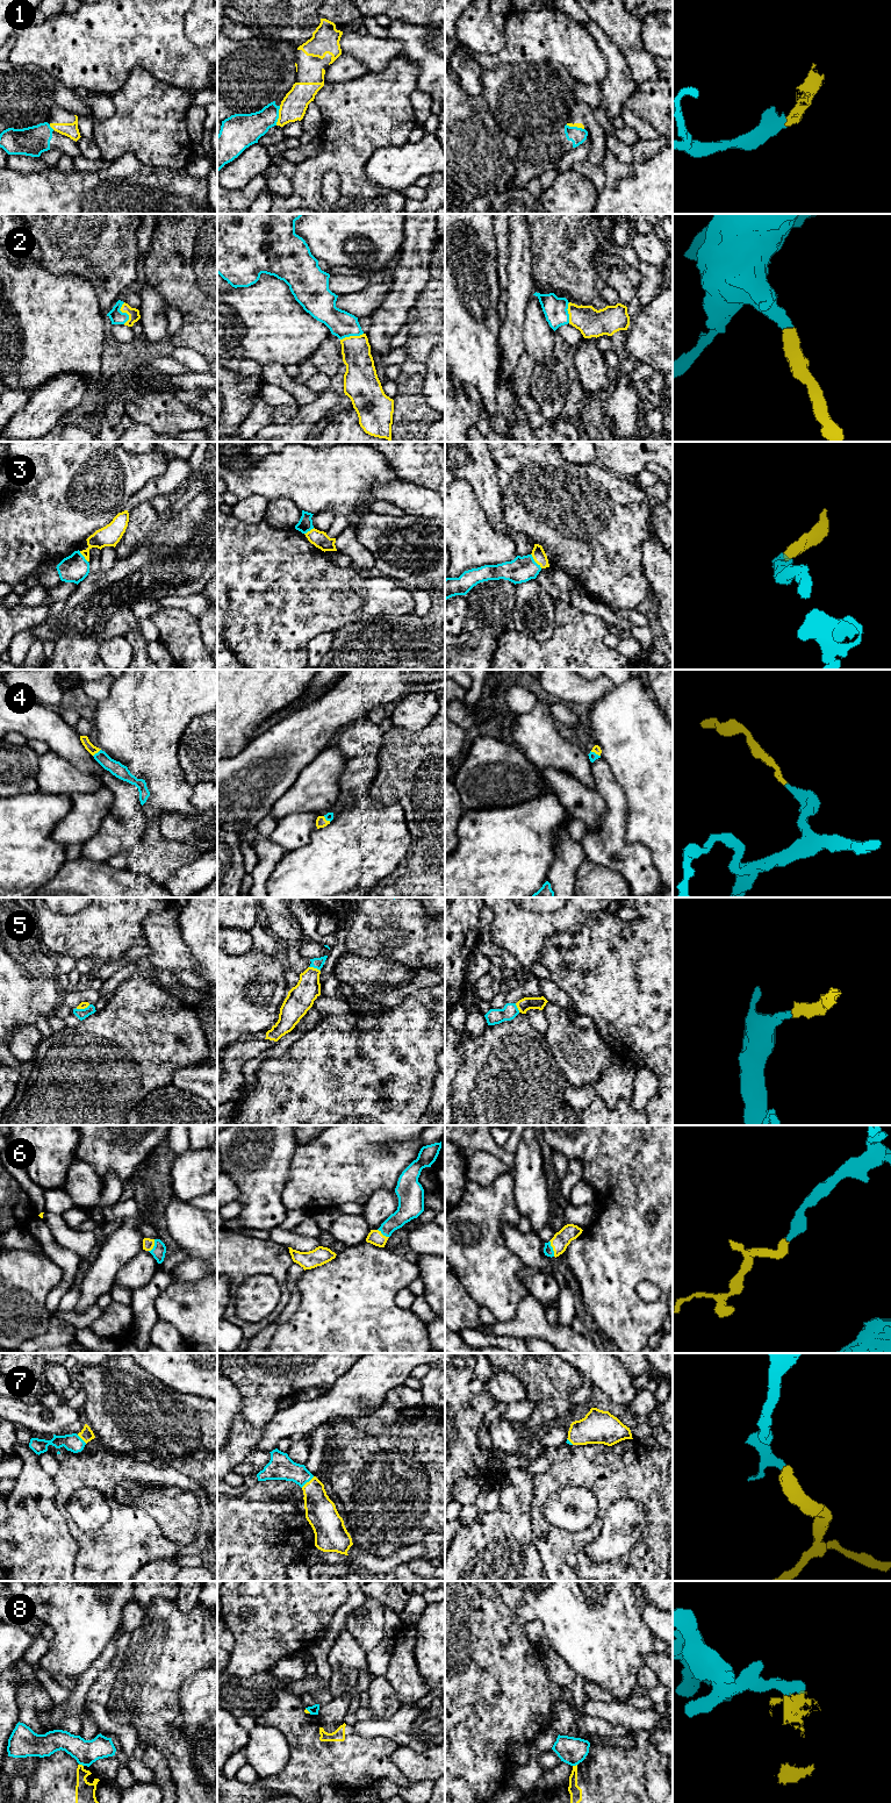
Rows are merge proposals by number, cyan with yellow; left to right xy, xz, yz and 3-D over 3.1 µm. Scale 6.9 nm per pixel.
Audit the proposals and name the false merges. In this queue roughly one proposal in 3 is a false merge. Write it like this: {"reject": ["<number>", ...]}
{"reject": ["1", "8"]}

